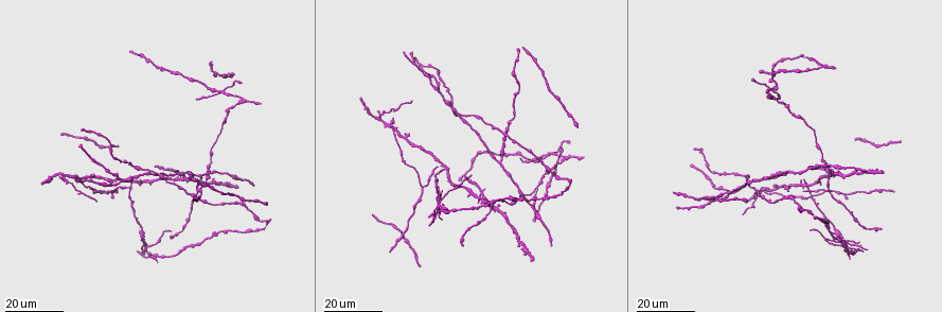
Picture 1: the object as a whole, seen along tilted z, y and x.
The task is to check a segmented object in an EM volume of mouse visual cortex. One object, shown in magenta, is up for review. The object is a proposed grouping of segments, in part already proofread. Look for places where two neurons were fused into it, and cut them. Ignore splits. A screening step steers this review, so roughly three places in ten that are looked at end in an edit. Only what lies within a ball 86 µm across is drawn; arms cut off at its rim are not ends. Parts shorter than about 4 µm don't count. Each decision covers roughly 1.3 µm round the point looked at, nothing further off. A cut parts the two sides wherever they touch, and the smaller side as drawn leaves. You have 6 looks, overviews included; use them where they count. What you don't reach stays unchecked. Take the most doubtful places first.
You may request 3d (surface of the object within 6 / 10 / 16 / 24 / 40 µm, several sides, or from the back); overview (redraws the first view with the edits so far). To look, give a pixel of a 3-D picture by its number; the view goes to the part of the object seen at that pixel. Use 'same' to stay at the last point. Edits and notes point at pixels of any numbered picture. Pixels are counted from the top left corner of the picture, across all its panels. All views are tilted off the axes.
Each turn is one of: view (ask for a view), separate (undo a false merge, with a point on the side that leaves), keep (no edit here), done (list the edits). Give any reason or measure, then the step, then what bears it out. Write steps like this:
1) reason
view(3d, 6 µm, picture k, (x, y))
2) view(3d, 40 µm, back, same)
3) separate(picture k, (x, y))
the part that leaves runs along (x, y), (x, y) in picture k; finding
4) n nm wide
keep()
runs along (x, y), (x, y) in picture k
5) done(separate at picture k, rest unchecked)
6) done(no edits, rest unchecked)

view(3d, 24 µm, picture 1, (377, 117))

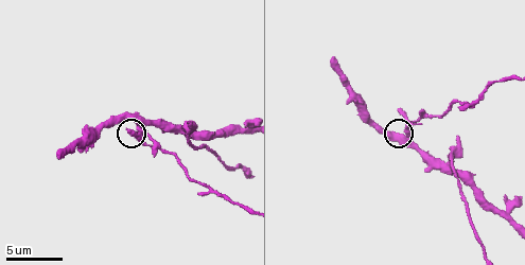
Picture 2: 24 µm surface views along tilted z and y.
closer look
view(3d, 6 µm, picture 2, (407, 137))

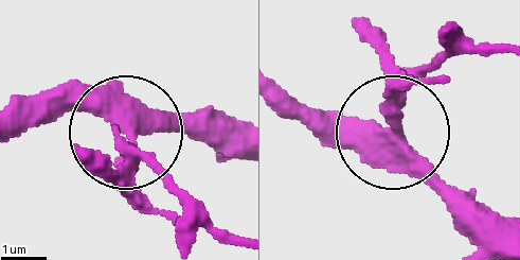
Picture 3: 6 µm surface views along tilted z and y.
separate(picture 3, (154, 159))
two neurons meet here

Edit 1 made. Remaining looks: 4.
view(overview)

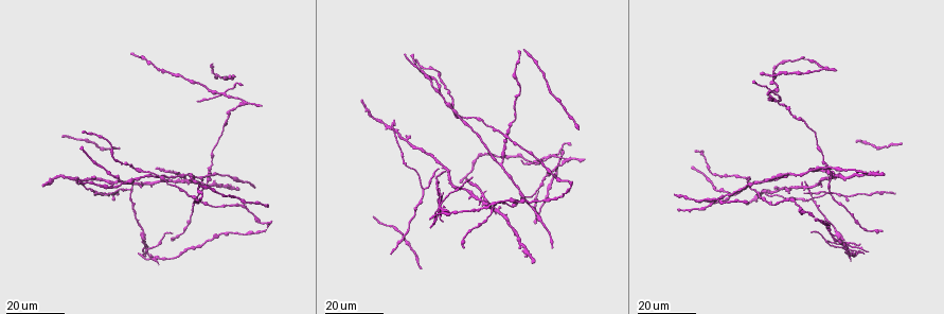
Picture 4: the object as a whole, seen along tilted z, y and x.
two arms in line, one across
view(3d, 24 µm, picture 4, (144, 173))

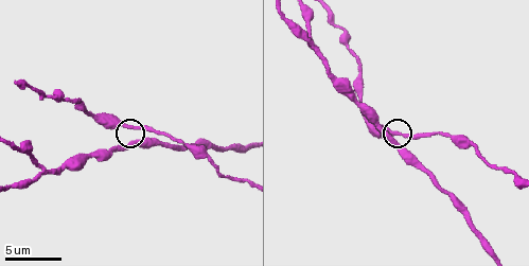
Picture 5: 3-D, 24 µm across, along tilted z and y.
view(3d, 6 µm, picture 5, (404, 133))

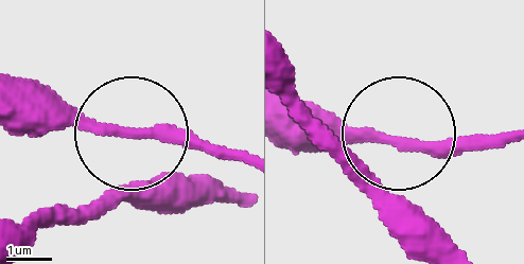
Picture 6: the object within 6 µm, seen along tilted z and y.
190 nm wide
keep()
runs along (243, 163), (94, 126), (16, 127) in picture 6; continuous, no second neuron

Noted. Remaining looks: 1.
done(separate at picture 3, rest unchecked)

